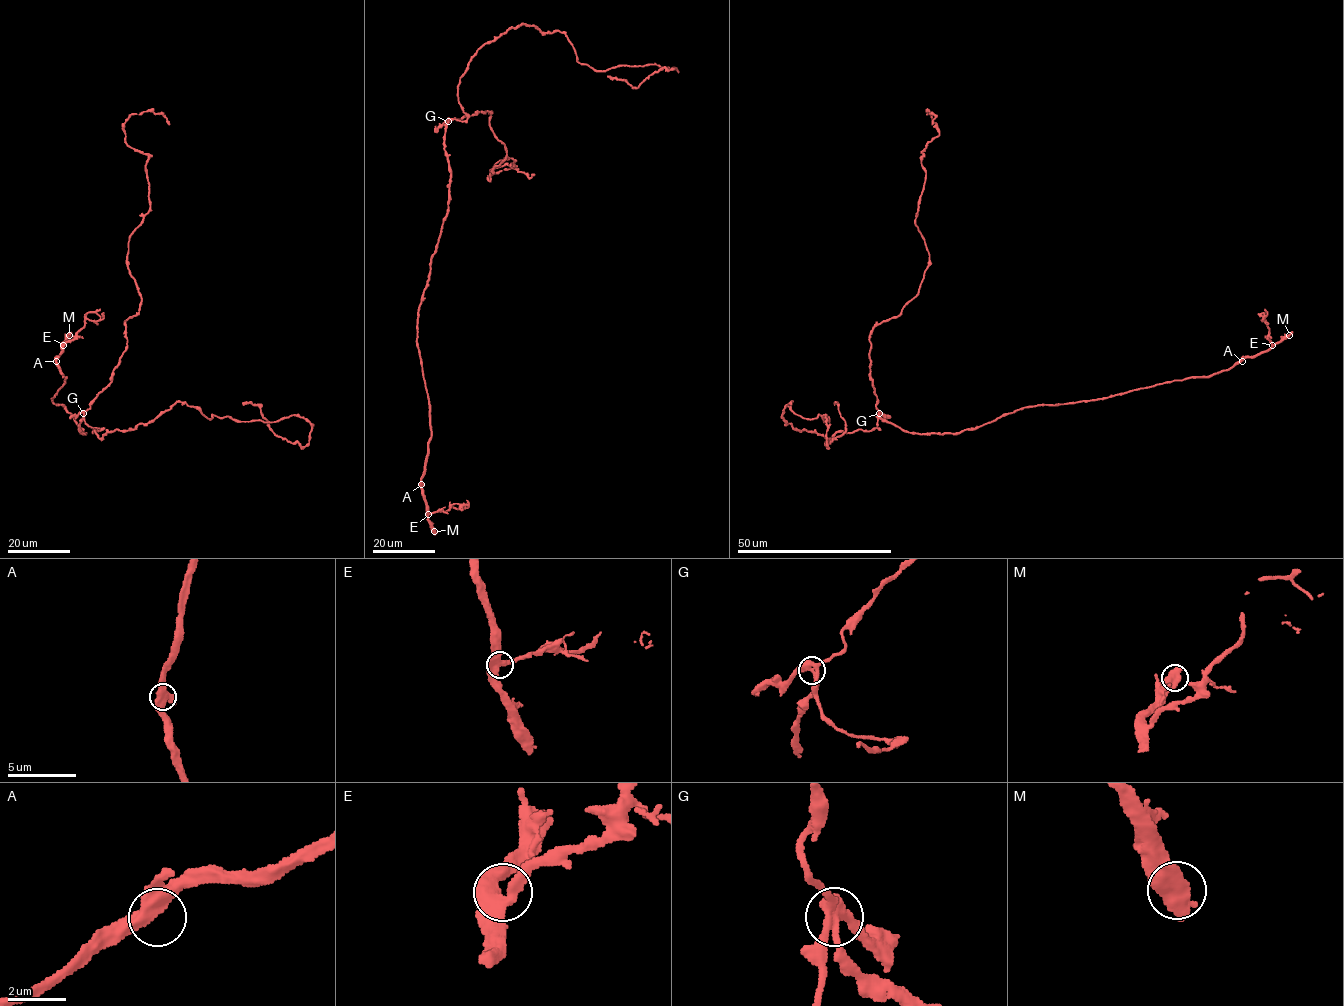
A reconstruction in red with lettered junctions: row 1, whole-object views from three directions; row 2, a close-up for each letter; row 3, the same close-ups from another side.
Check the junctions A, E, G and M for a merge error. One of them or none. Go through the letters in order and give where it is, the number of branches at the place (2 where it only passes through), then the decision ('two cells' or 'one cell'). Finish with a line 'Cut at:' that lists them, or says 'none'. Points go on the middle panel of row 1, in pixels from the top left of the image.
A: at (421, 484); 3 branches meet; one cell
E: at (428, 514); 3 branches meet; one cell
G: at (448, 121); 3 branches meet; one cell
M: at (434, 531); 2 branches meet; one cell
Cut at: none

